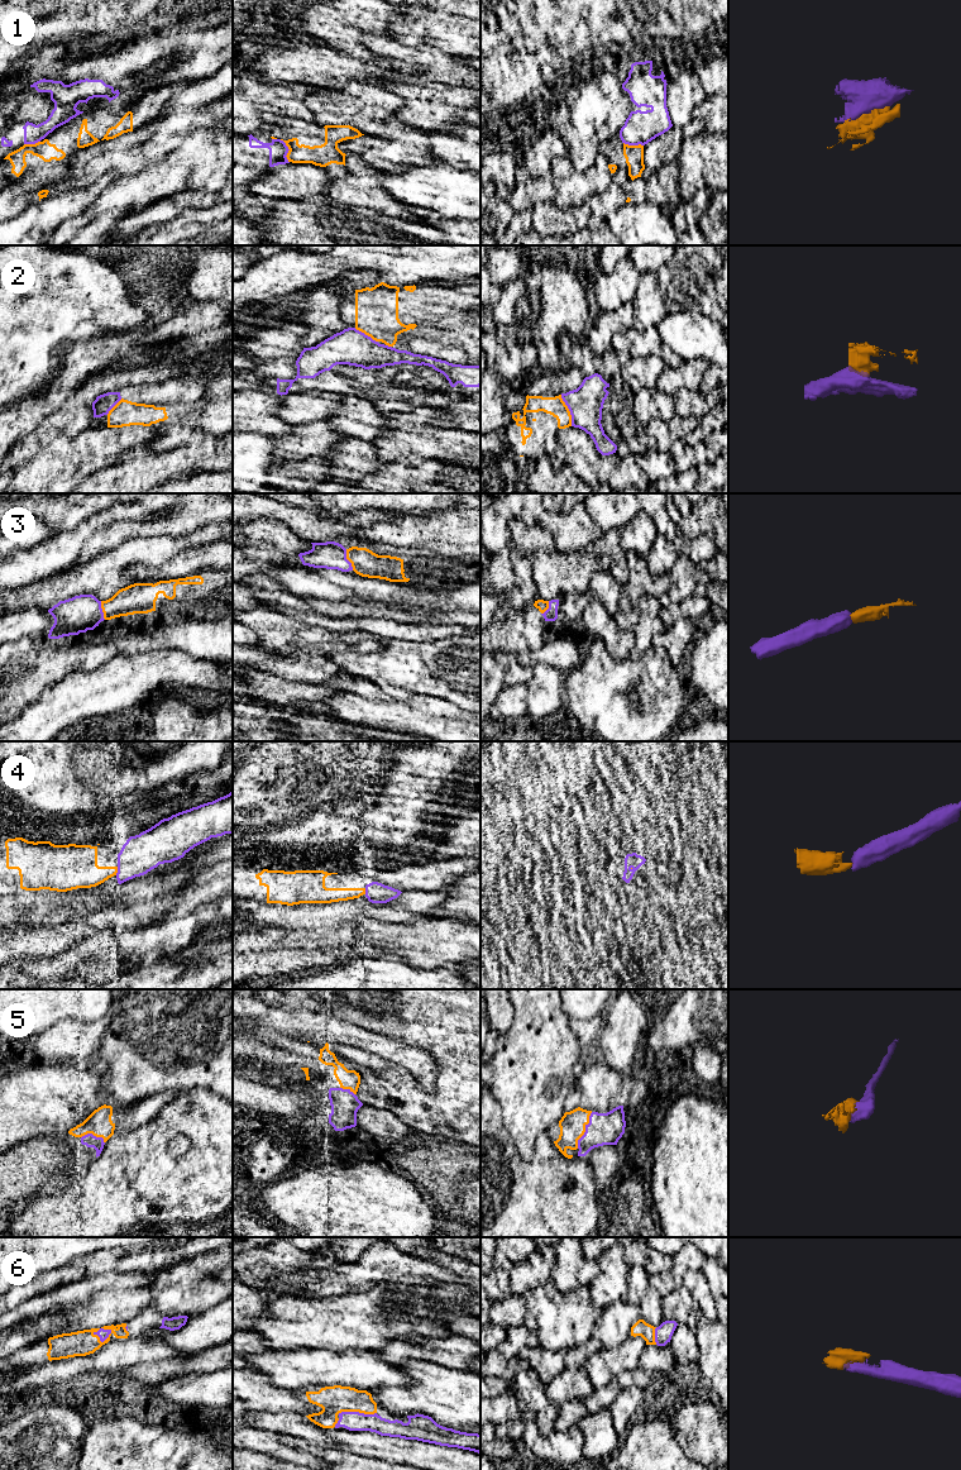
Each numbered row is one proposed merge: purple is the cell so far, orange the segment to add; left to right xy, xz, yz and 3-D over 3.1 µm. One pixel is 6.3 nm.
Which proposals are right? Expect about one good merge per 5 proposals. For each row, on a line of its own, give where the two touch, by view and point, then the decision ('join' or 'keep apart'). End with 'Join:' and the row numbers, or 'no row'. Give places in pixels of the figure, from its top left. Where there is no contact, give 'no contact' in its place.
1: meets purple in xz at (288, 149); keep apart
2: meets purple in yz at (569, 410); keep apart
3: meets purple in xz at (347, 559); join
4: meets purple in xy at (118, 870); join
5: meets purple in yz at (586, 1130); join
6: meets purple in xy at (101, 1328); join
Join: 3, 4, 5, 6

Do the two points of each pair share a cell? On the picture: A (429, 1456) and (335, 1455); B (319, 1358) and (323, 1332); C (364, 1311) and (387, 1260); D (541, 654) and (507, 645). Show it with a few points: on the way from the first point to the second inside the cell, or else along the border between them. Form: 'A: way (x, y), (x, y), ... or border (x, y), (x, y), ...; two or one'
A: border (343, 1450), (362, 1456); two
B: border (290, 1349), (349, 1351); two
C: border (405, 1283), (378, 1283), (364, 1290), (347, 1292); two
D: border (546, 639), (535, 650); two

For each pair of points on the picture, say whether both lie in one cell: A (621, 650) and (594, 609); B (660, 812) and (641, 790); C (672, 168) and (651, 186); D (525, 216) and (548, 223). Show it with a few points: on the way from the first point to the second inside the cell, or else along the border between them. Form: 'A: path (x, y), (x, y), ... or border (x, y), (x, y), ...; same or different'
A: path (616, 640), (596, 619); same
B: border (650, 793), (650, 805), (646, 809); different
C: path (667, 173), (656, 184); same
D: border (530, 210), (531, 227); different

